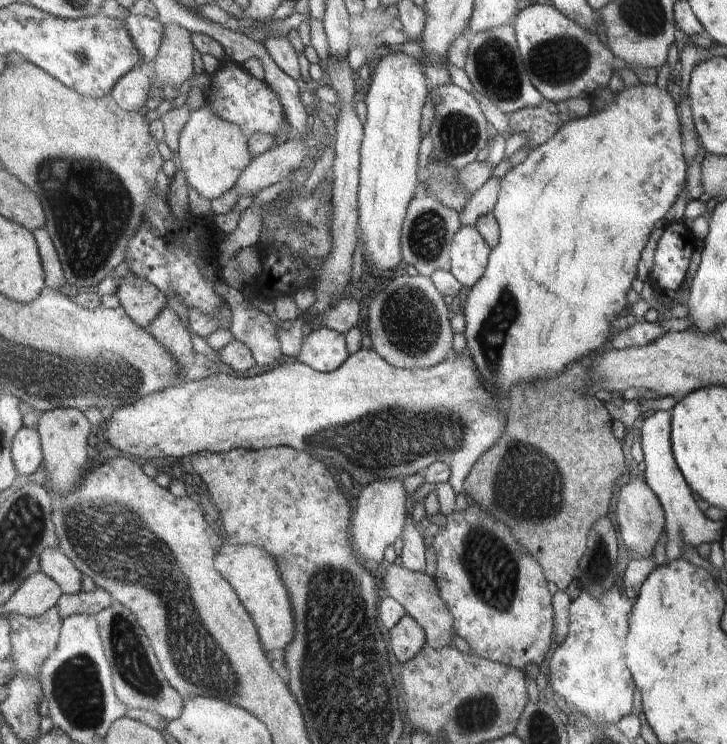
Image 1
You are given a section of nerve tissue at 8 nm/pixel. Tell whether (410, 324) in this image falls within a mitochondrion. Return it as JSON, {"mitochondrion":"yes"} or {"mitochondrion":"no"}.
{"mitochondrion":"yes"}

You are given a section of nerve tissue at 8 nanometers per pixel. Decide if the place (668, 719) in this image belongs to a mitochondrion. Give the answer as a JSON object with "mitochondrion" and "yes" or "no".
{"mitochondrion":"no"}

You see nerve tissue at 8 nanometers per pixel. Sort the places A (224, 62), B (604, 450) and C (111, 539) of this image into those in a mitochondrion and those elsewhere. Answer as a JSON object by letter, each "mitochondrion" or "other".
{"A":"other","B":"other","C":"mitochondrion"}

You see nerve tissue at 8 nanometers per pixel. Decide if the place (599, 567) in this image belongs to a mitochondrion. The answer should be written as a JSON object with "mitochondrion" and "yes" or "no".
{"mitochondrion":"yes"}

